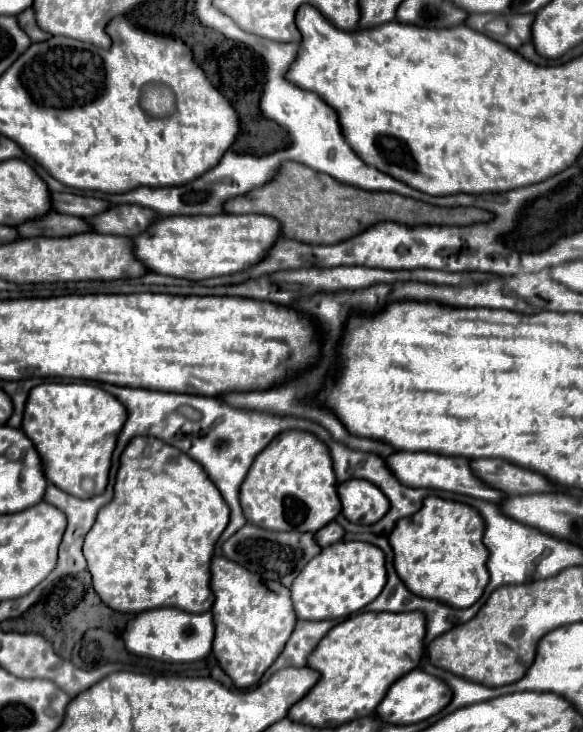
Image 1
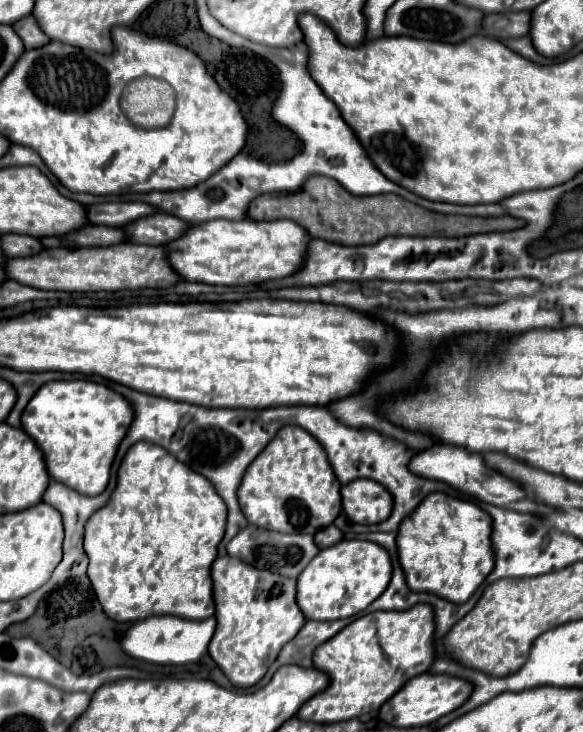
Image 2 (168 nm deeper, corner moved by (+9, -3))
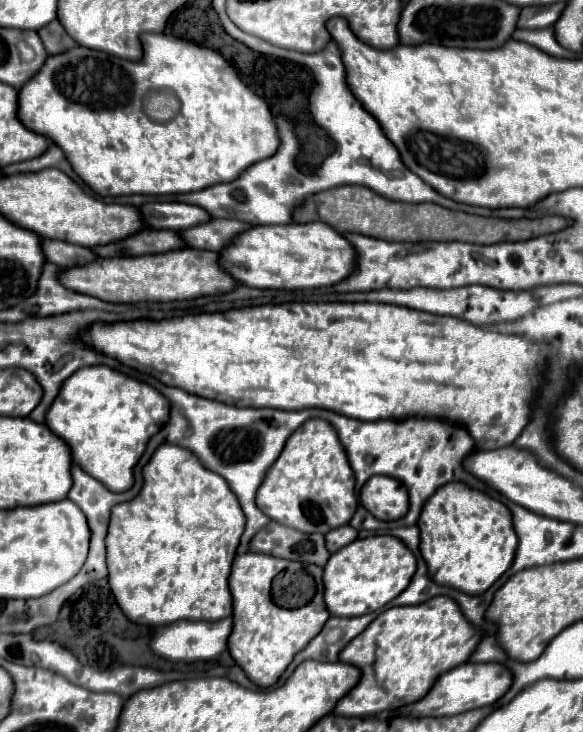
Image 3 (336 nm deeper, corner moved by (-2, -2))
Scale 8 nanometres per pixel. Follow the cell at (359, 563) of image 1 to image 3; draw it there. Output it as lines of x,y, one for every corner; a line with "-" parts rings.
390,535
356,539
330,555
324,565
324,603
338,617
358,617
378,611
408,587
414,571
416,559
400,539

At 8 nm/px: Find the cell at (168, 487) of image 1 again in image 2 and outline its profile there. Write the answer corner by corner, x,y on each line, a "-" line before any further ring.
135,444
119,466
117,488
107,506
97,510
85,526
85,552
89,556
87,576
105,610
117,622
137,622
149,616
179,616
203,620
215,614
211,564
223,540
227,506
213,484
181,464
157,444

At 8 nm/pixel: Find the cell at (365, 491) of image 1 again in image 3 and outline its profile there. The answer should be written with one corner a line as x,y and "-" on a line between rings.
374,475
360,489
360,503
380,521
394,521
408,513
406,487
386,475

